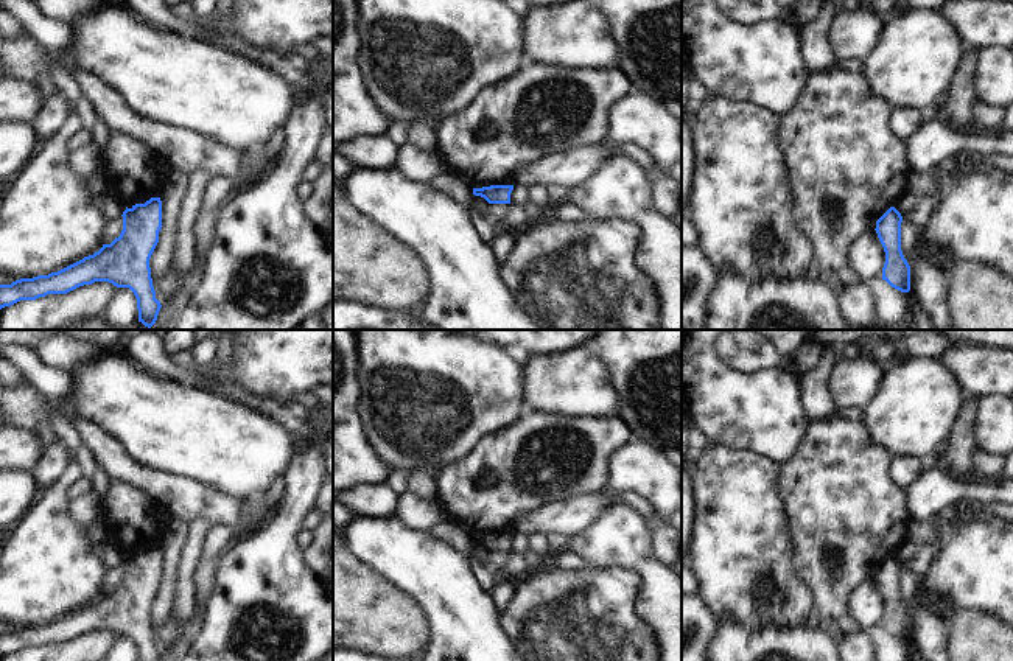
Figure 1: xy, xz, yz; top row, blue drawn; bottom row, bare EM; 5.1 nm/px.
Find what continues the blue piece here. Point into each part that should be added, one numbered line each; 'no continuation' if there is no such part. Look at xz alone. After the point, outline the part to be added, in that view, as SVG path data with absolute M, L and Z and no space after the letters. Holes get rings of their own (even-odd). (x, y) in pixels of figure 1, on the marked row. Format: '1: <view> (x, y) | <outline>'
no continuation

